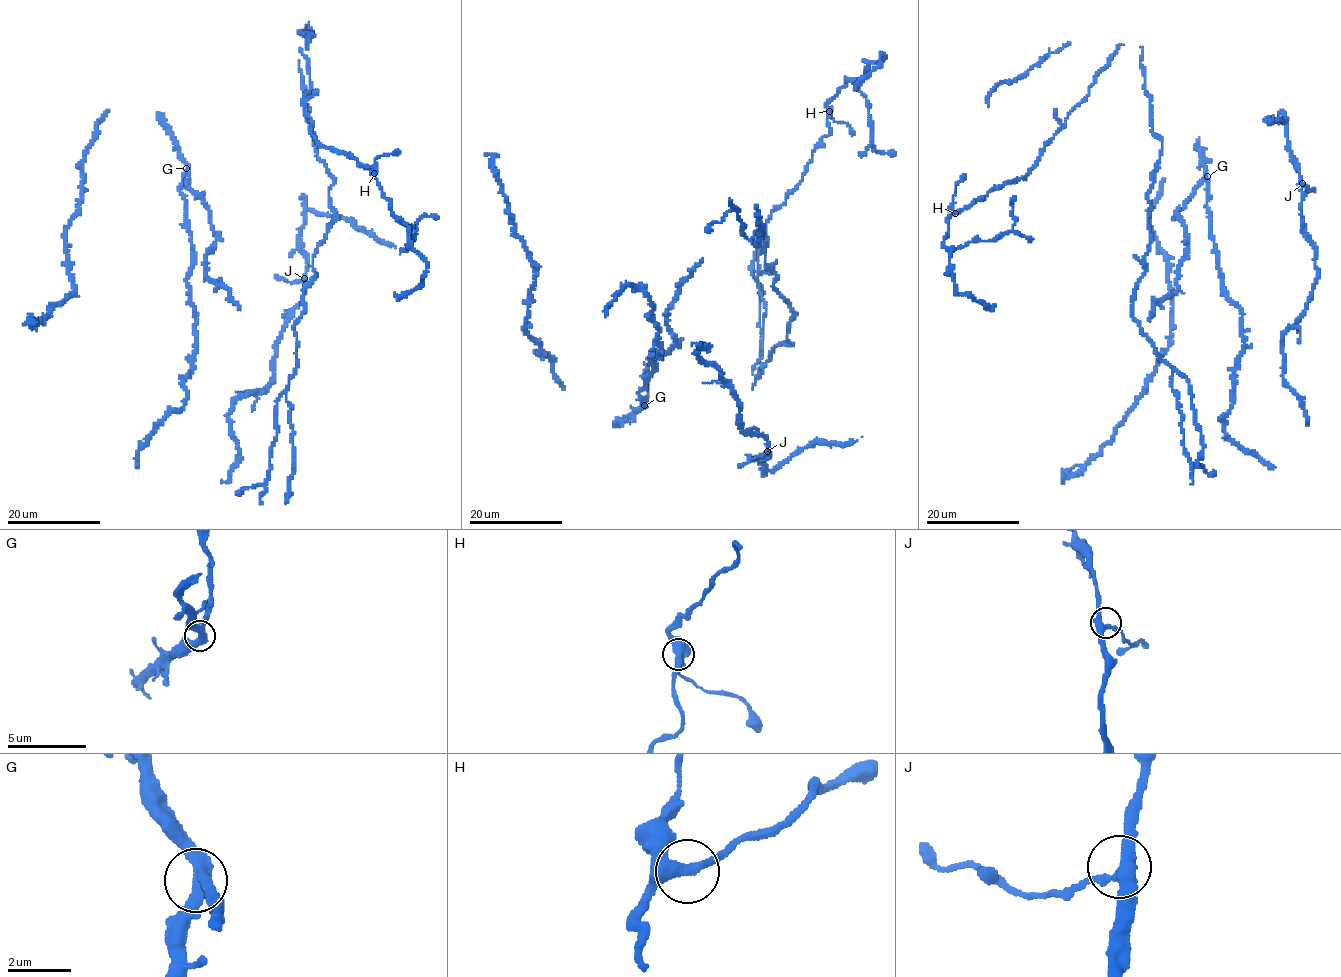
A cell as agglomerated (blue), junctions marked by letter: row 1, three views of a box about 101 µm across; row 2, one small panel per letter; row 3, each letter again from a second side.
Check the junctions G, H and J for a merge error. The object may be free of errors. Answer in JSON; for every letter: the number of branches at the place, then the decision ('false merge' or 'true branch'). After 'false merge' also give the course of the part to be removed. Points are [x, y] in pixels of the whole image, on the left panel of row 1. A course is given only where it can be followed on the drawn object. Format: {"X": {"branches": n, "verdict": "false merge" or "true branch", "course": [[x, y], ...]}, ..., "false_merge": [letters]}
{"G": {"branches": 3, "verdict": "true branch"}, "H": {"branches": 3, "verdict": "true branch"}, "J": {"branches": 3, "verdict": "true branch"}, "false_merge": []}

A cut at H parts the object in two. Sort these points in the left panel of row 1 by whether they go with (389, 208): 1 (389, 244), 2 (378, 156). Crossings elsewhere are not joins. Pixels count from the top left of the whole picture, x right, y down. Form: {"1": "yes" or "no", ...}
{"1": "no", "2": "yes"}

